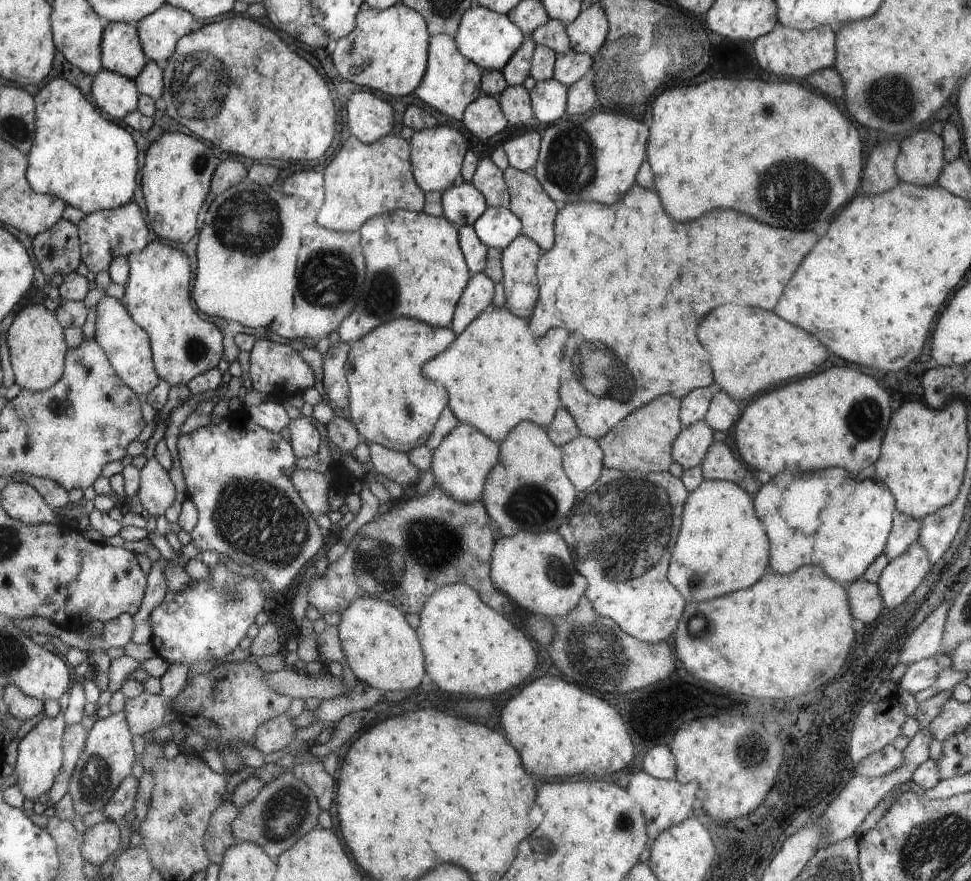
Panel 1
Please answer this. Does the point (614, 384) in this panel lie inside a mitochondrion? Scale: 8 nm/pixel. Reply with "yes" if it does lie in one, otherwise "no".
yes

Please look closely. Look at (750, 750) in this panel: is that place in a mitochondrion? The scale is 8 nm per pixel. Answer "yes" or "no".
yes

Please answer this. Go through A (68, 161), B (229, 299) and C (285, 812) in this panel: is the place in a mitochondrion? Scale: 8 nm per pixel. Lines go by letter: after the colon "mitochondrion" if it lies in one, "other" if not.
A: other
B: other
C: mitochondrion

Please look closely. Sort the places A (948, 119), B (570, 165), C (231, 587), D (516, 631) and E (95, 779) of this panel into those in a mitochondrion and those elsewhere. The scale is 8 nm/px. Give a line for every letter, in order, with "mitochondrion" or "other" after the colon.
A: other
B: mitochondrion
C: mitochondrion
D: other
E: mitochondrion

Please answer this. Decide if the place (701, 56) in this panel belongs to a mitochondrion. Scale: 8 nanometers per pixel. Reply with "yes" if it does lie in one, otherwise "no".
yes

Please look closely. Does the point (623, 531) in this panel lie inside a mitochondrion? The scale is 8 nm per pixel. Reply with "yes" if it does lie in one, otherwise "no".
yes

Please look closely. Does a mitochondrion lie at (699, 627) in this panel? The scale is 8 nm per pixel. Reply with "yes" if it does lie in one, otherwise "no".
yes

